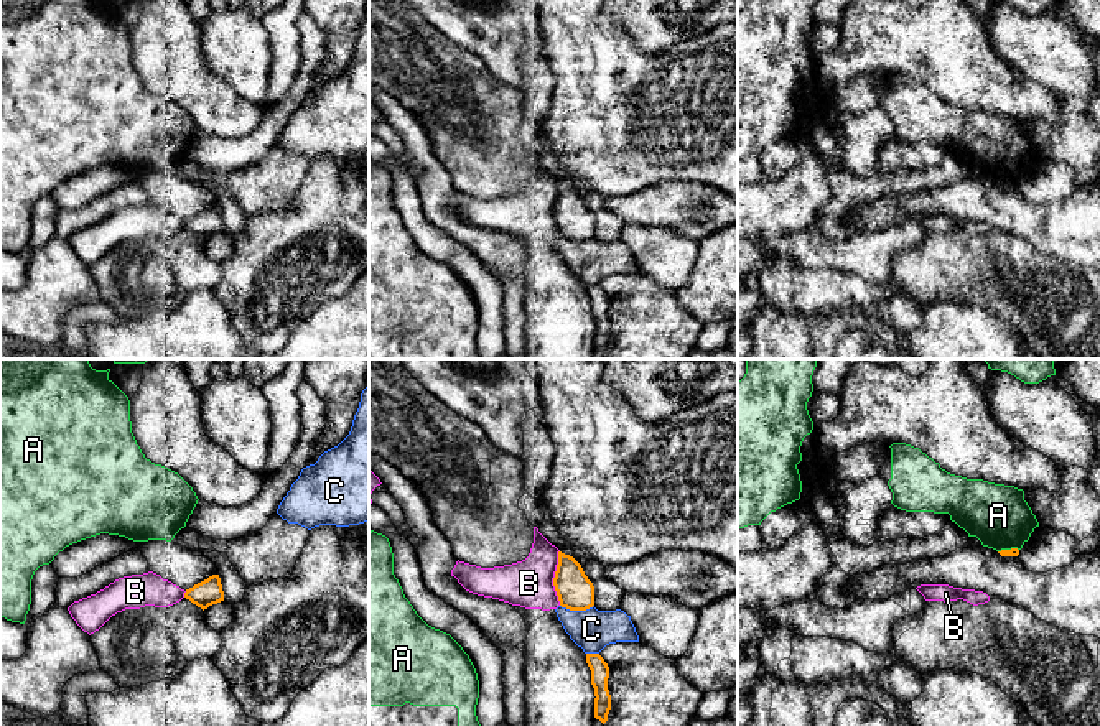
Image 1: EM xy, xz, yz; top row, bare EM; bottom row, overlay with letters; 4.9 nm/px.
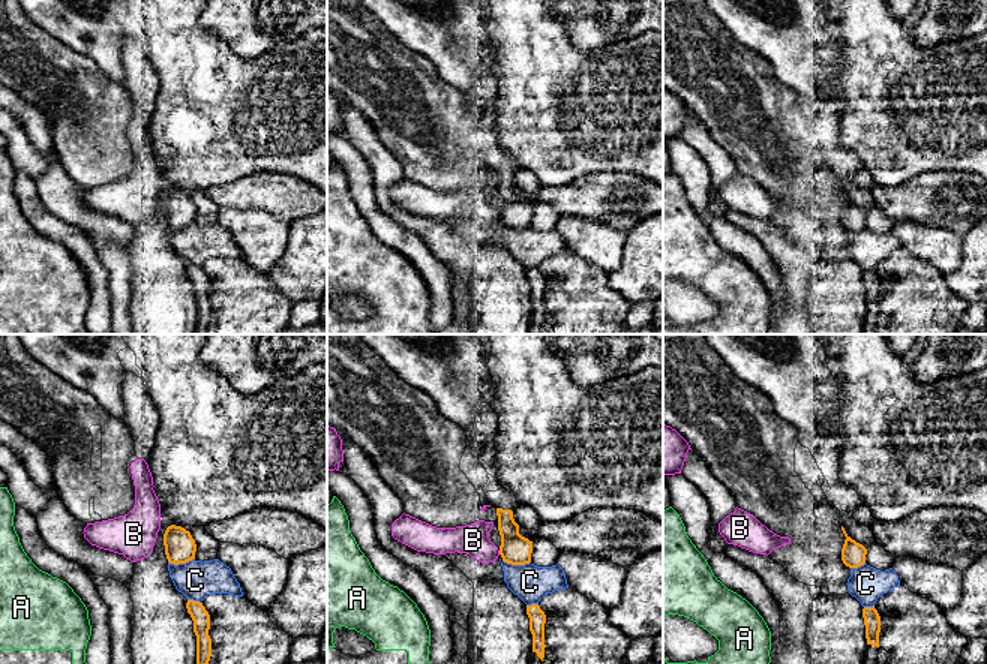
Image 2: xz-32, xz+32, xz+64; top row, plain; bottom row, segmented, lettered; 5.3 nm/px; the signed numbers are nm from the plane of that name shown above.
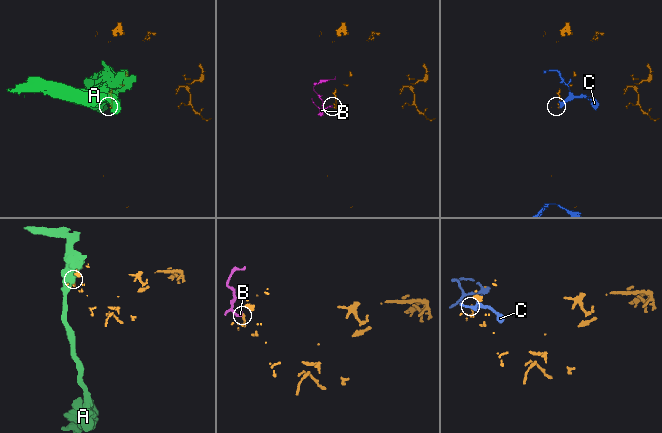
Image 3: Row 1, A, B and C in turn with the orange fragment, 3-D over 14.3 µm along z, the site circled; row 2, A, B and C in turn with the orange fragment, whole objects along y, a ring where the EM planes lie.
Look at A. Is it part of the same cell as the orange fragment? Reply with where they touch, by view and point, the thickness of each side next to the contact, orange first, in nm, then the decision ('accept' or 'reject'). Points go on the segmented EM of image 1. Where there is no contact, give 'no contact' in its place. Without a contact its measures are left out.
yz (1008, 550) | 50/300 nm | reject

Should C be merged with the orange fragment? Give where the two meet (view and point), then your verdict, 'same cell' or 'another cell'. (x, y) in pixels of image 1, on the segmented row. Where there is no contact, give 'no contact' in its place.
xz (577, 609) | another cell

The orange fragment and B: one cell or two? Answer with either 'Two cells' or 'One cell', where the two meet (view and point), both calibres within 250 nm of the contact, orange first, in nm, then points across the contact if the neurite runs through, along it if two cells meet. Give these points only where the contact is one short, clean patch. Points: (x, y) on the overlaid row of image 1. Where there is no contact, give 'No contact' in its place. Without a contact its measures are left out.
Two cells. Touches orange at xz (554, 578). Thickness 180 nm (orange) against 240 nm

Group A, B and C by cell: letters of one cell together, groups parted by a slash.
A / B / C

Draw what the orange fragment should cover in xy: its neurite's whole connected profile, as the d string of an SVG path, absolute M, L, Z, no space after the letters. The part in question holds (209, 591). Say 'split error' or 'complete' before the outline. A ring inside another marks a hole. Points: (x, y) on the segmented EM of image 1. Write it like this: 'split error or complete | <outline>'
complete | M212 575L207 579L186 589L184 598L198 607L201 607L203 611L212 604L224 601L224 591L219 575Z

